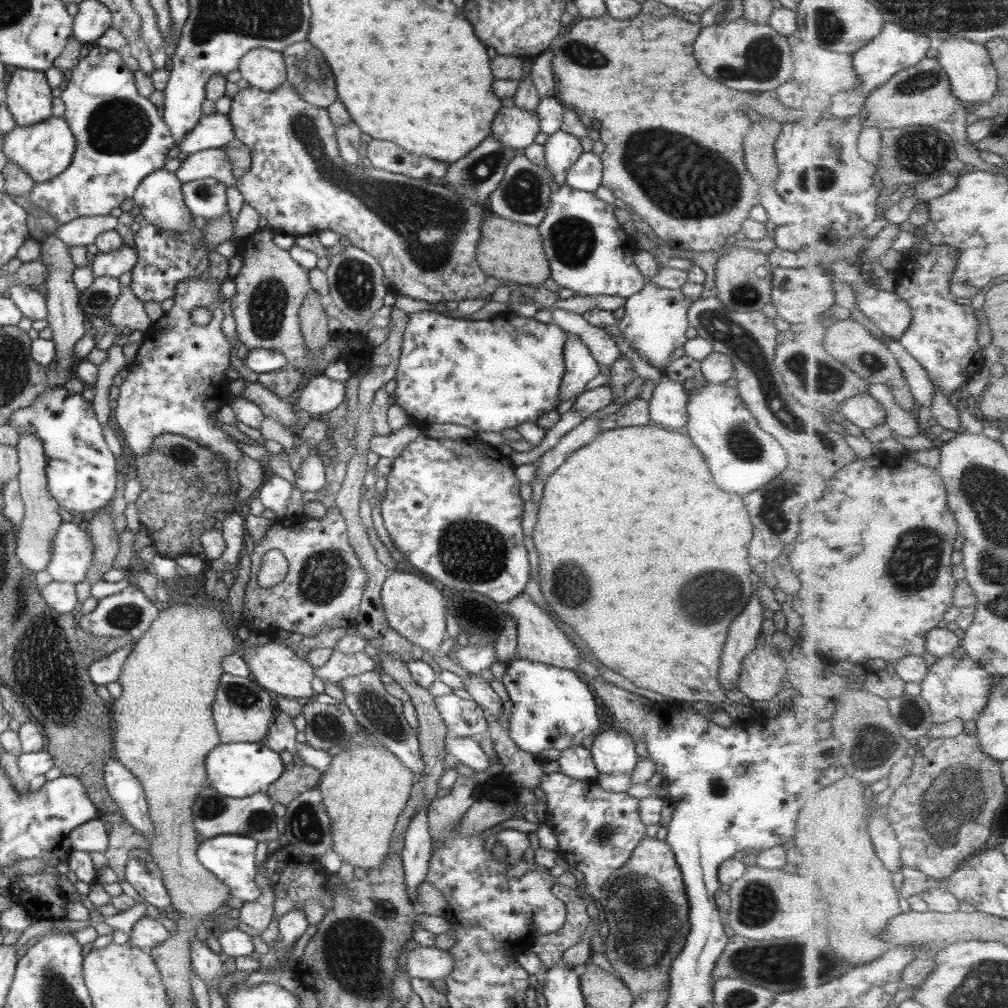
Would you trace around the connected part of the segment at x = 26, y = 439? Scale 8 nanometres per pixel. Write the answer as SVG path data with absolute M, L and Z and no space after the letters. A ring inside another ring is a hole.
M25 427L19 434L18 443L15 446L18 456L18 493L24 504L23 522L19 536L16 540L14 550L21 566L29 572L43 571L50 555L50 540L59 526L61 519L56 513L58 504L50 497L46 491L45 465L46 456L44 455L41 441L36 438L28 427Z

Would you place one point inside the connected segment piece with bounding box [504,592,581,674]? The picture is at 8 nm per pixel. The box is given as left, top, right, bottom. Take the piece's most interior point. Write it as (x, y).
(538, 639)

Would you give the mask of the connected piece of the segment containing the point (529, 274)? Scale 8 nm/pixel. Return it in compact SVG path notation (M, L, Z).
M488 214L491 218L481 220L481 234L475 251L475 261L483 274L503 283L541 286L550 278L550 271L542 247L542 236L536 227L525 226Z

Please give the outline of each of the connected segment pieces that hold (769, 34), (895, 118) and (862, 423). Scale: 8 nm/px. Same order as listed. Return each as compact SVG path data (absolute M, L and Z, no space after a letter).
M739 17L731 22L719 22L703 27L693 41L693 58L699 70L731 90L747 93L773 91L792 78L790 38L781 36L767 24L747 22Z
M925 57L917 66L902 70L889 82L869 93L864 110L859 114L865 128L895 129L909 126L931 126L951 136L956 144L957 157L979 172L1003 174L1003 170L989 164L986 156L969 140L967 128L971 121L968 107L952 91L949 75L936 58Z
M865 393L849 398L842 408L841 418L862 429L873 428L875 425L886 423L887 411L873 396Z

